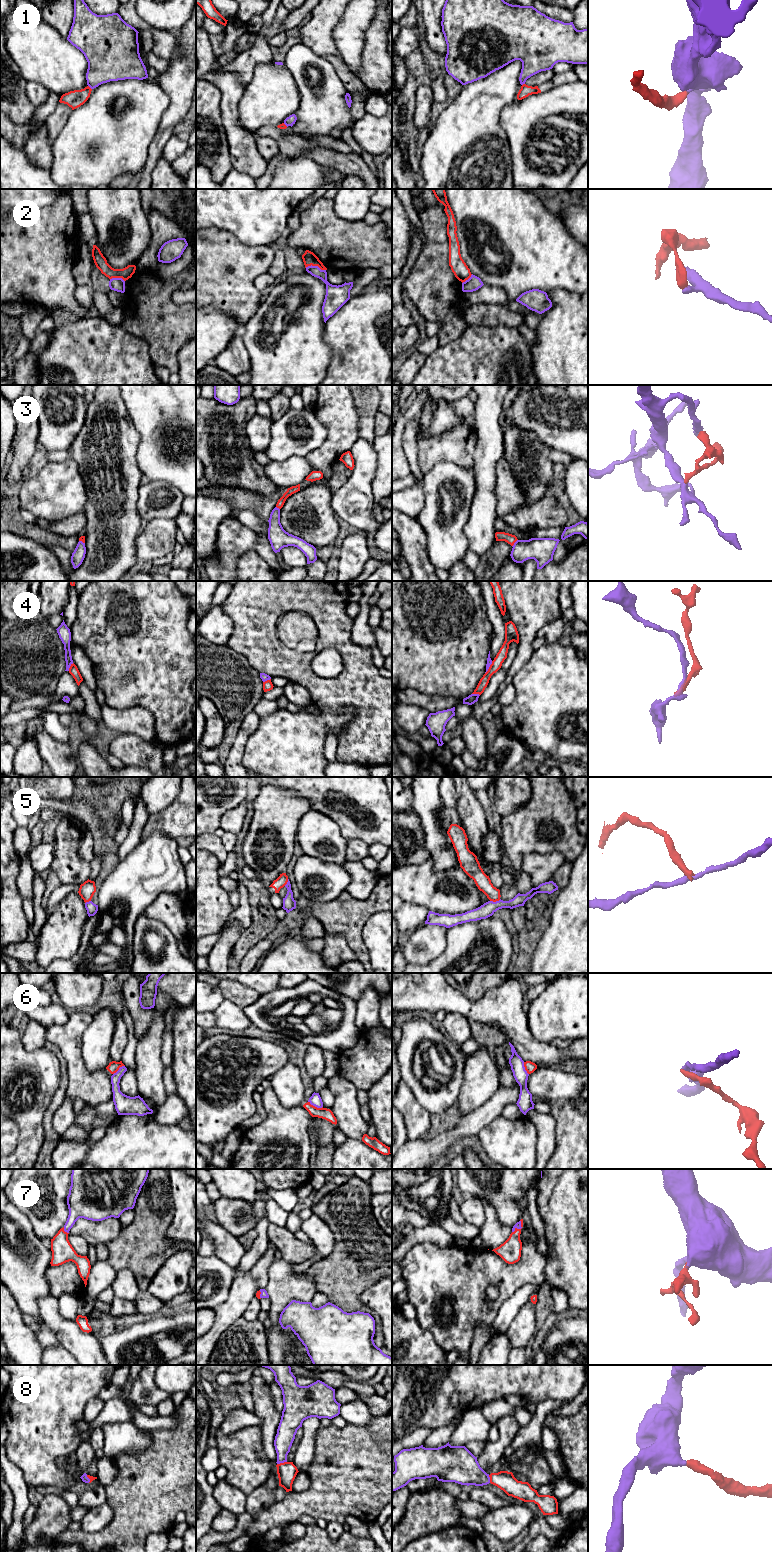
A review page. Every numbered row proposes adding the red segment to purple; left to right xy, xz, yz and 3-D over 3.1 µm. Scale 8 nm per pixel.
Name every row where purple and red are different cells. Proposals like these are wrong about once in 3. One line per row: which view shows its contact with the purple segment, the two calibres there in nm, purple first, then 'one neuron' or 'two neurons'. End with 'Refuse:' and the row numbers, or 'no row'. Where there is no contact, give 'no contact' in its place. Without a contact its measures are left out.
1: meets purple in xy; 320 nm thick on the purple side, 140 nm on the other; two neurons
2: meets purple in xz; 110 nm thick on the purple side, 110 nm on the other; two neurons
3: meets purple in yz; 190 nm thick on the purple side, 80 nm on the other; two neurons
4: meets purple in yz; 50 nm thick on the purple side, 80 nm on the other; two neurons
5: meets purple in yz; 120 nm thick on the purple side, 120 nm on the other; two neurons
6: meets purple in xz; 90 nm thick on the purple side, 90 nm on the other; two neurons
7: meets purple in xy; 200 nm thick on the purple side, 180 nm on the other; one neuron
8: meets purple in xz; 150 nm thick on the purple side, 160 nm on the other; one neuron
Refuse: 1, 2, 3, 4, 5, 6

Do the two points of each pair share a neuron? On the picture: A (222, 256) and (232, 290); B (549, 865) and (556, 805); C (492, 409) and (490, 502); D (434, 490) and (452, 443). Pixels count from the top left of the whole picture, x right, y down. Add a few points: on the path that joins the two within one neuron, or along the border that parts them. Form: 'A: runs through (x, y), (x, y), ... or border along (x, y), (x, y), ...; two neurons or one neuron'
A: runs through (222, 264), (222, 276), (226, 282); one neuron
B: border along (526, 853), (559, 851), (565, 862); two neurons
C: runs through (488, 432), (486, 479); one neuron
D: border along (467, 468), (439, 461), (425, 473); two neurons

